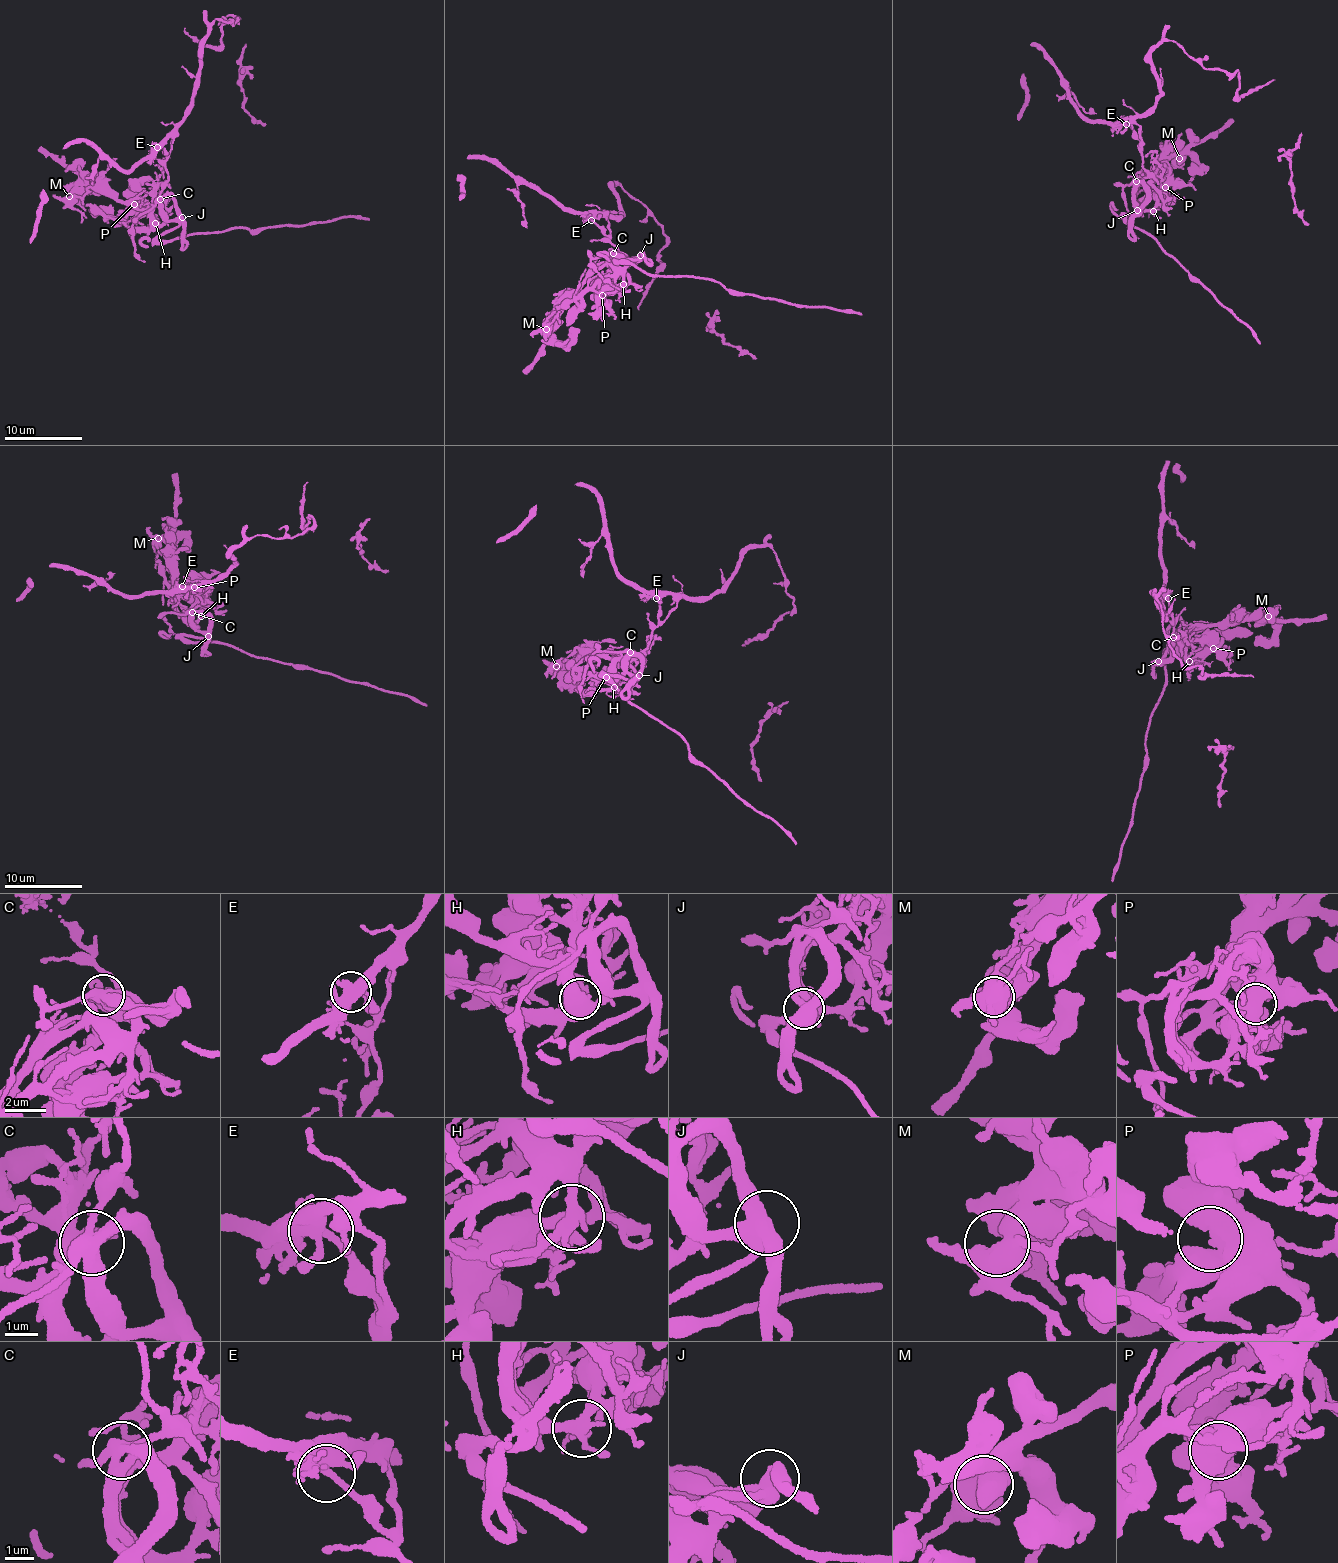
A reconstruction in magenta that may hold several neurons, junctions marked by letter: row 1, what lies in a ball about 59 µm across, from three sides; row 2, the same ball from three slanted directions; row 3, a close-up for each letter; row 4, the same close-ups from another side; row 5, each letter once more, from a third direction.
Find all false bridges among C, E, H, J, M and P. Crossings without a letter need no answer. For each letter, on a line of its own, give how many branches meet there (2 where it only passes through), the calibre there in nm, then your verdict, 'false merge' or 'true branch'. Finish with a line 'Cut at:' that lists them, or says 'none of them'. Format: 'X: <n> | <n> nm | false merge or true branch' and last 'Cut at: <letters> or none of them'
C: 4 | 420 nm | false merge
E: 4 | 380 nm | true branch
H: 4 | 320 nm | true branch
J: 4 | 480 nm | true branch
M: 4 | 500 nm | true branch
P: 2 | 700 nm | true branch
Cut at: C

